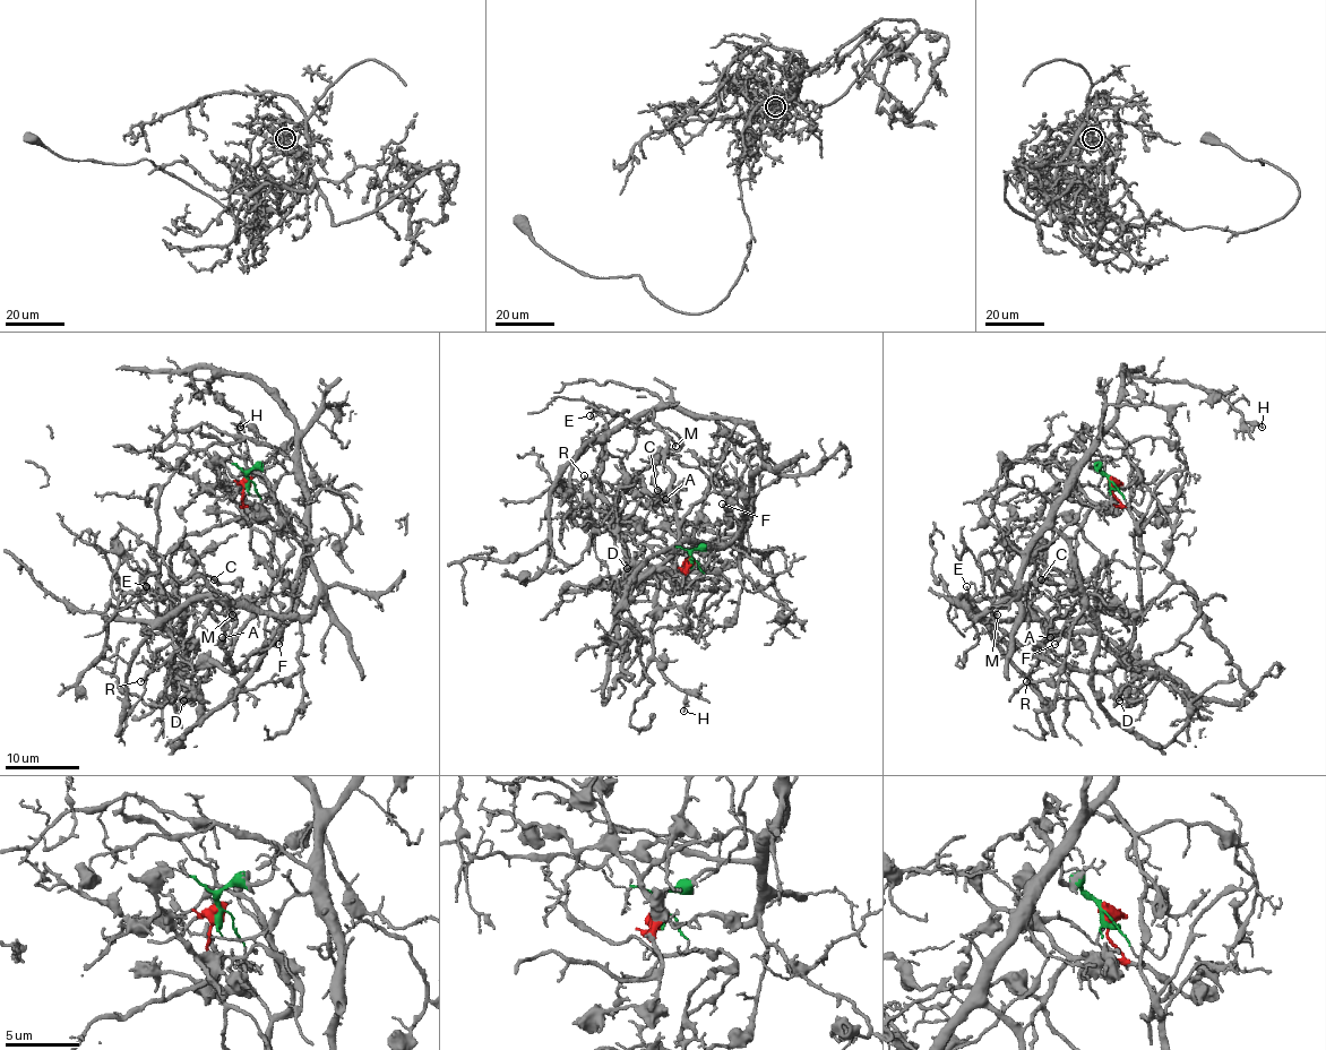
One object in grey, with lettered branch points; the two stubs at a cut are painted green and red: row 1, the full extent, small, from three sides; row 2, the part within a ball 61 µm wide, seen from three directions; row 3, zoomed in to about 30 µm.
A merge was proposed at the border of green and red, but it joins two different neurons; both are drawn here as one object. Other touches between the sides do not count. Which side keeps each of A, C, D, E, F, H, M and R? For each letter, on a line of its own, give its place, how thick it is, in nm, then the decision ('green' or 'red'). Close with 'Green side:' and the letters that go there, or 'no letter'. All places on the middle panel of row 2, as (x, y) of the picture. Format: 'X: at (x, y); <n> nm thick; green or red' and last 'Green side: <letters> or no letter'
A: at (665, 499); 120 nm thick; red
C: at (657, 490); 100 nm thick; red
D: at (627, 568); 150 nm thick; red
E: at (590, 415); 80 nm thick; red
F: at (722, 504); 200 nm thick; green
H: at (683, 711); 130 nm thick; green
M: at (676, 446); 170 nm thick; red
R: at (584, 475); 130 nm thick; red
Green side: F, H

